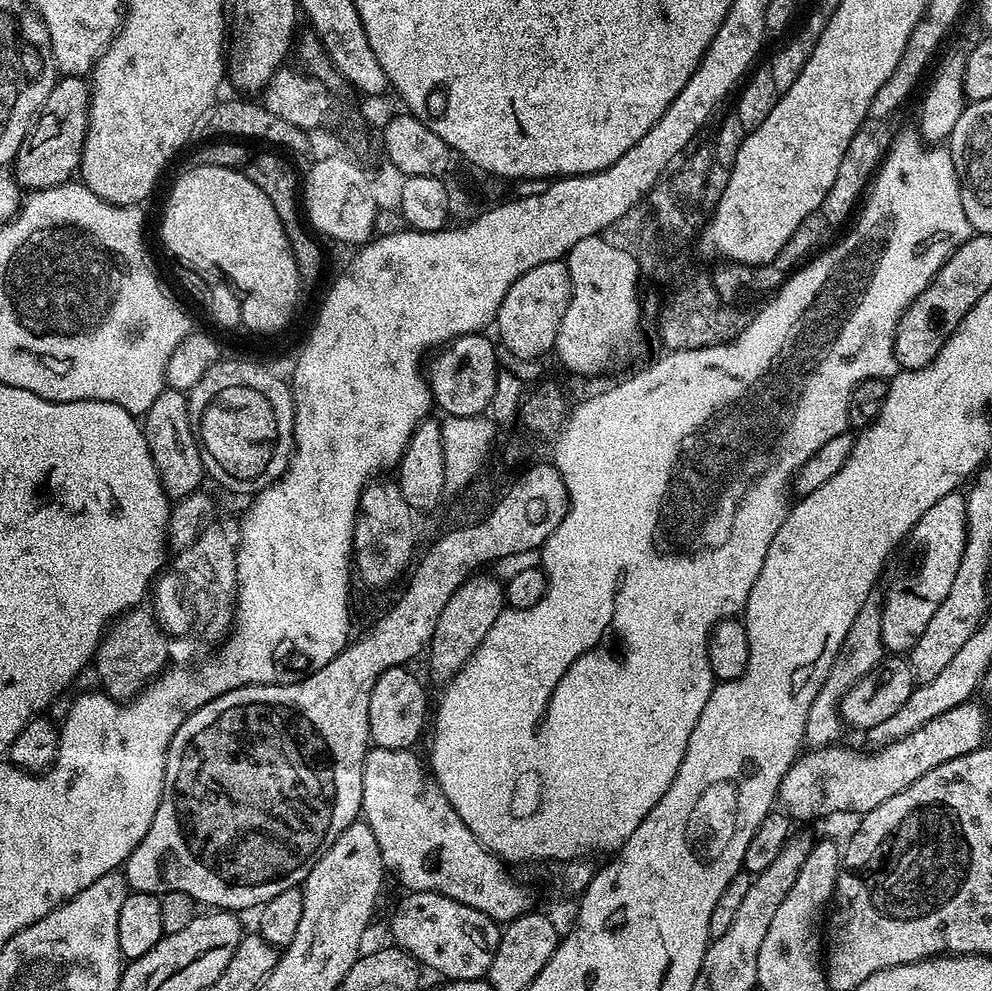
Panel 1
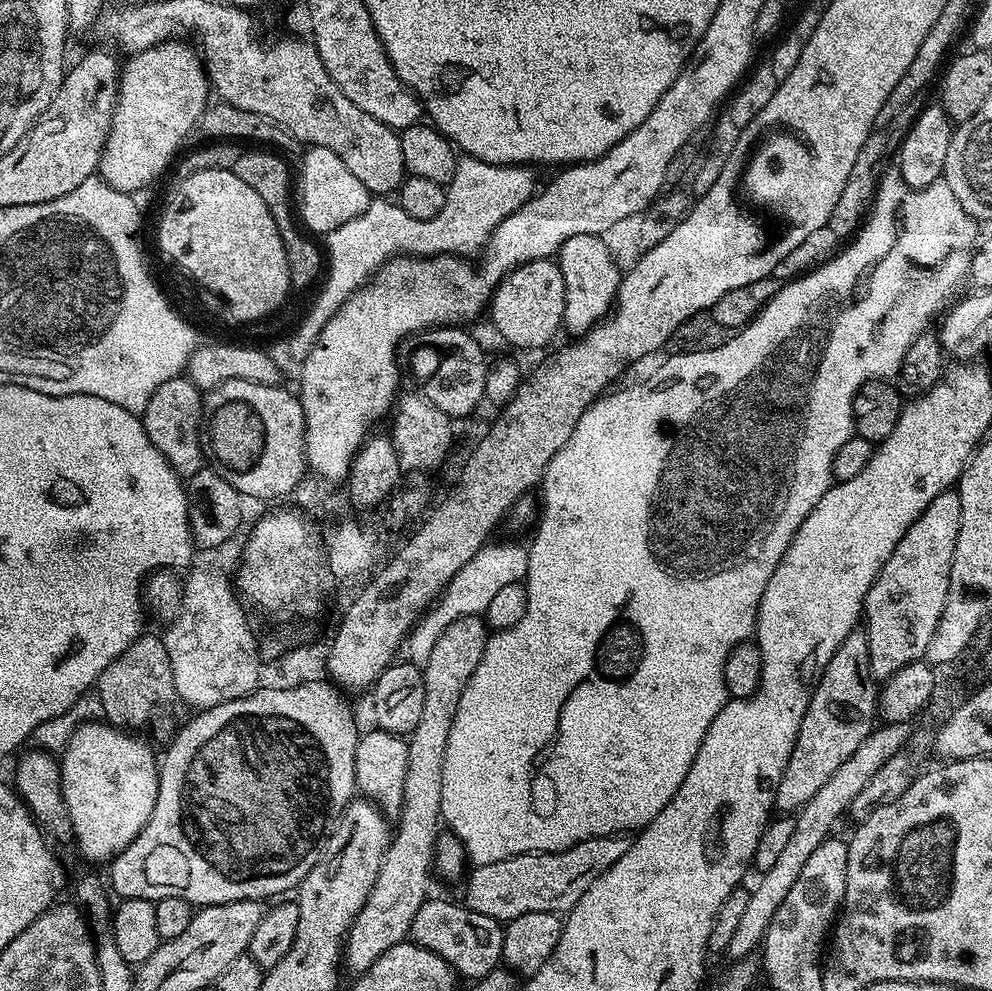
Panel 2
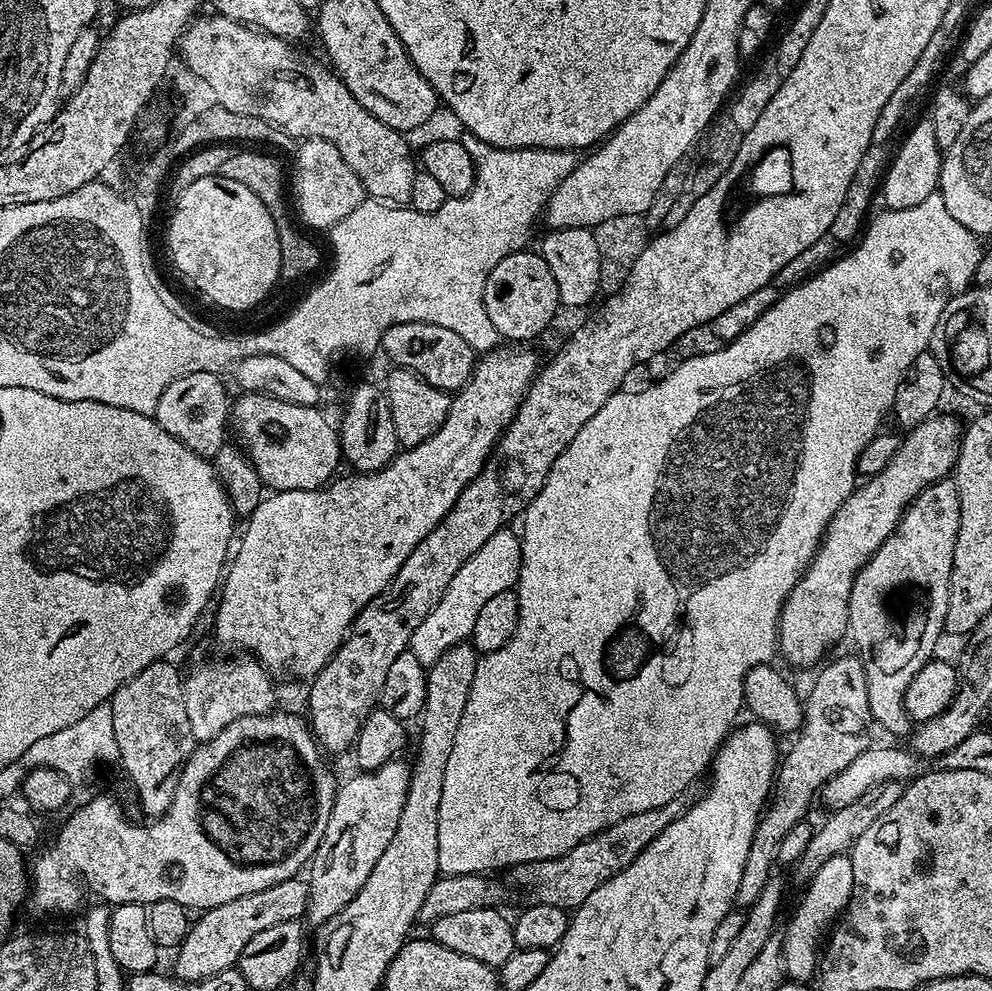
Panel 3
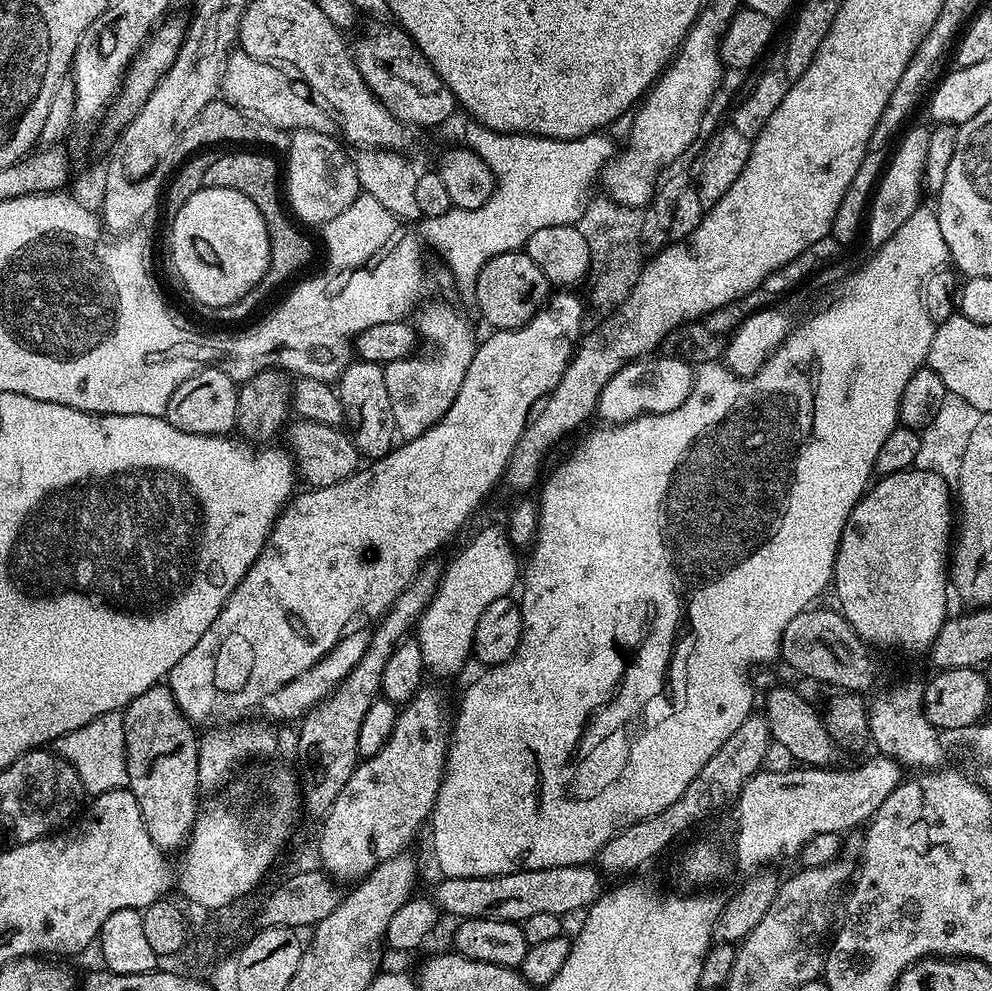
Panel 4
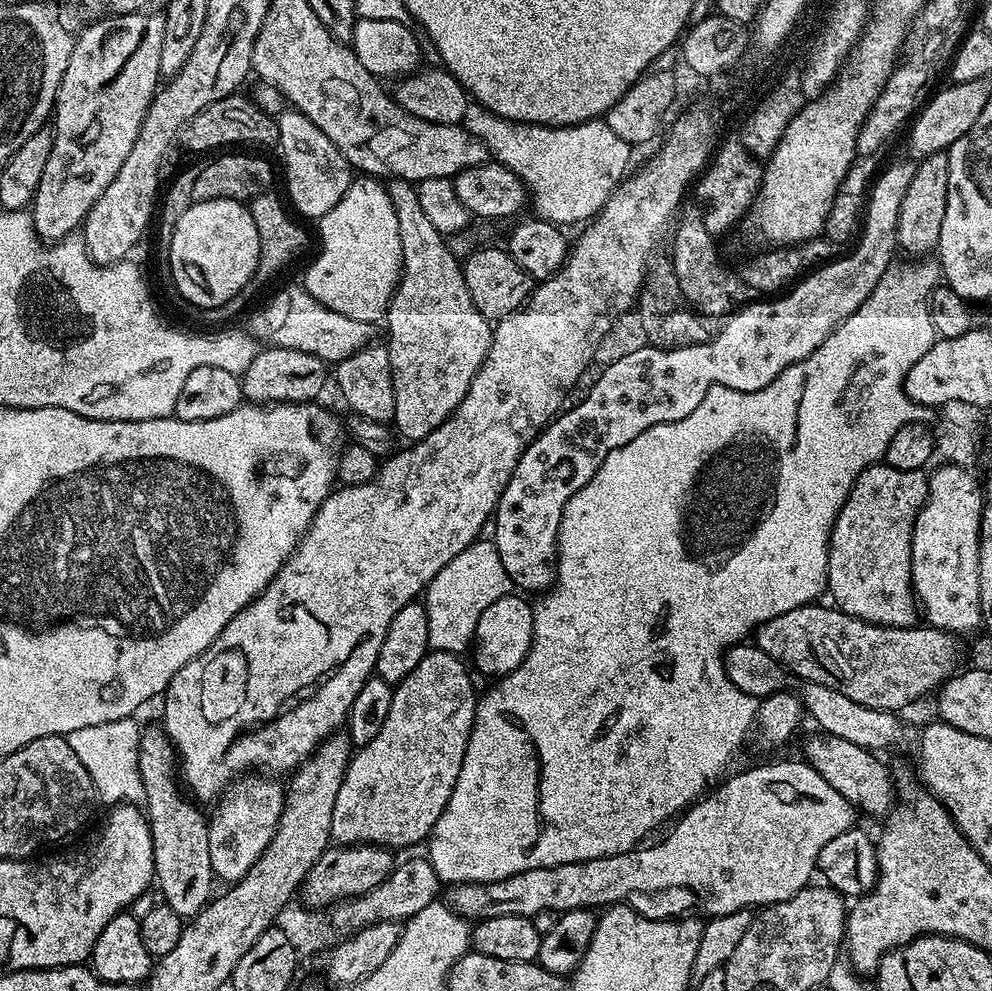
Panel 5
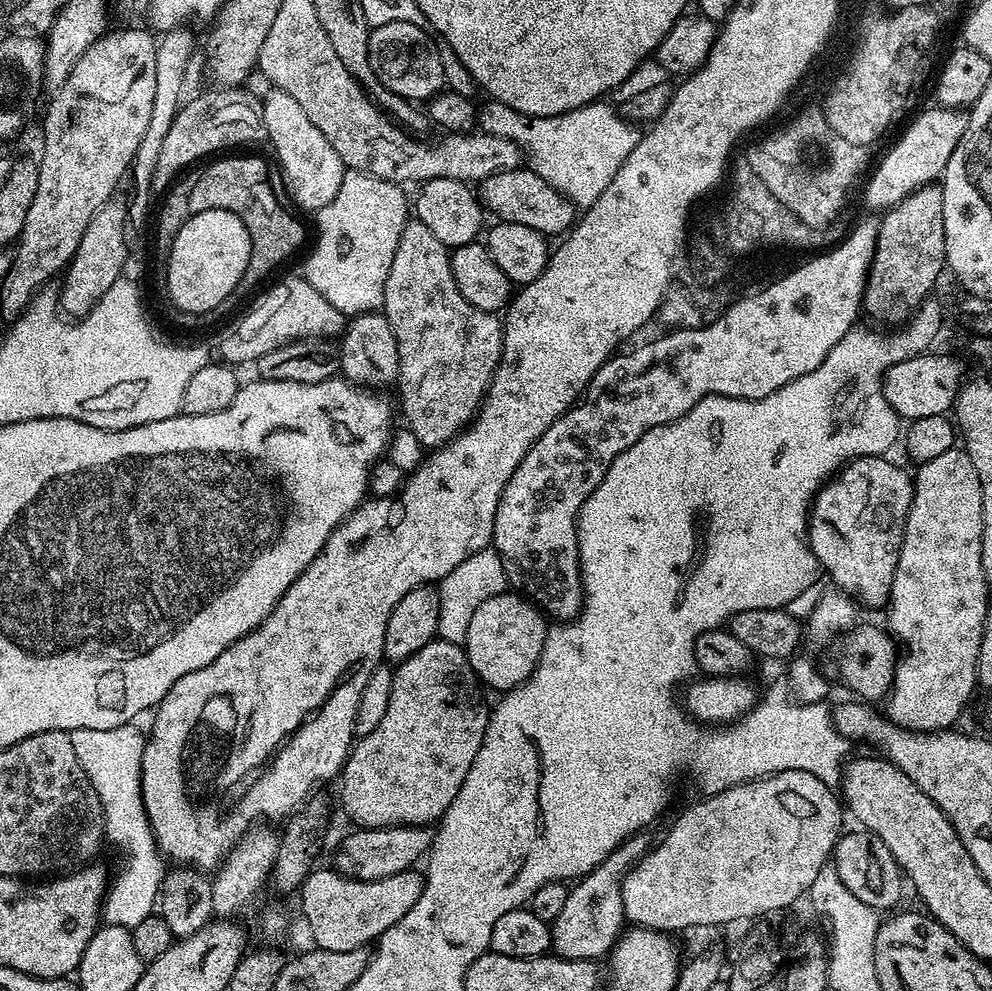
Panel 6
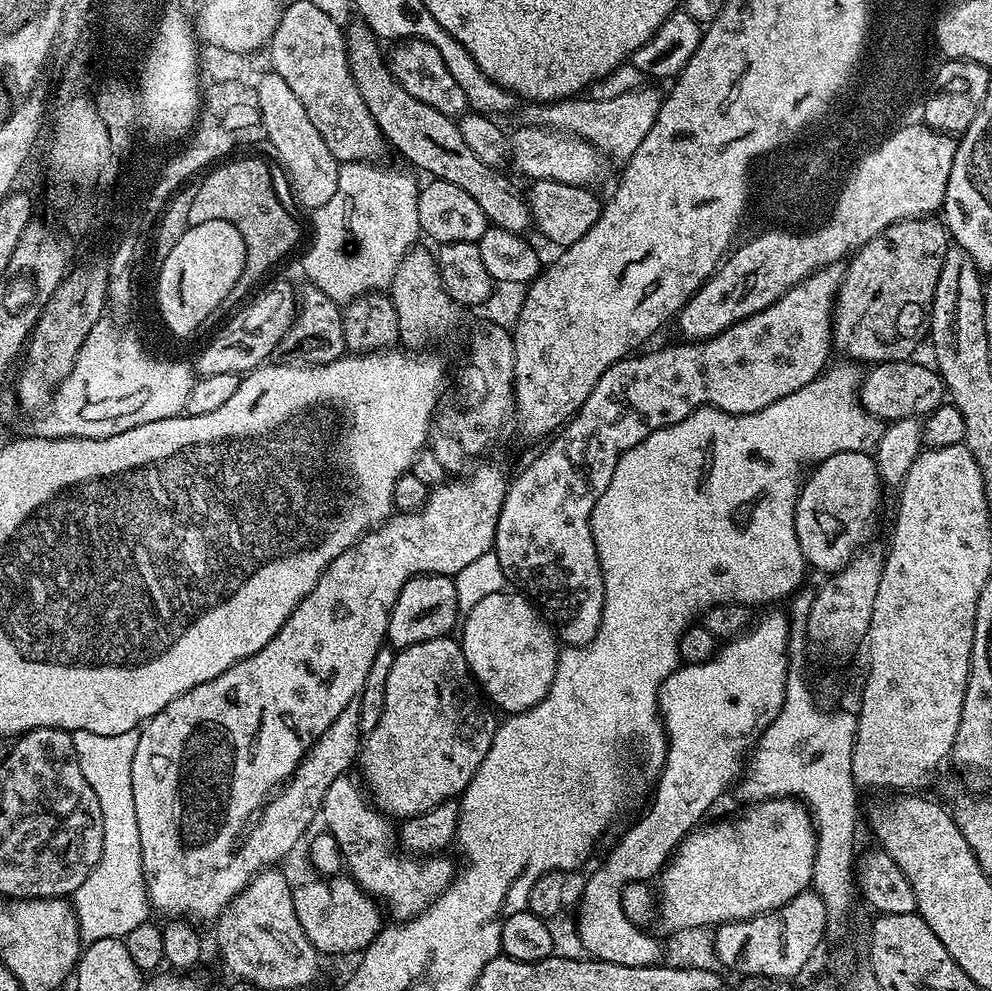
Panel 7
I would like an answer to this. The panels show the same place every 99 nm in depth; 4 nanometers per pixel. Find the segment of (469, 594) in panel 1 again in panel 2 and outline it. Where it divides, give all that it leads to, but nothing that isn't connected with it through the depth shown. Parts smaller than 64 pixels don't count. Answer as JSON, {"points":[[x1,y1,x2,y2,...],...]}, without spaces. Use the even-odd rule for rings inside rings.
{"points":[[479,615,458,618,442,631,430,651,430,660,422,669,422,714,418,717,418,726,406,737,408,753,400,815,382,858,378,878,374,878,374,890,370,890,366,906,358,910,344,937,342,964,352,974,366,971,390,946,405,943,412,930,414,914,418,914,424,901,429,899,428,875,434,872,436,842,442,832,442,758,446,758,446,741,450,738,450,726,454,726,454,714,458,714,458,702,462,702,462,690,466,690,466,682,470,682,474,670,478,670,478,662,482,662,489,635,490,629]]}

